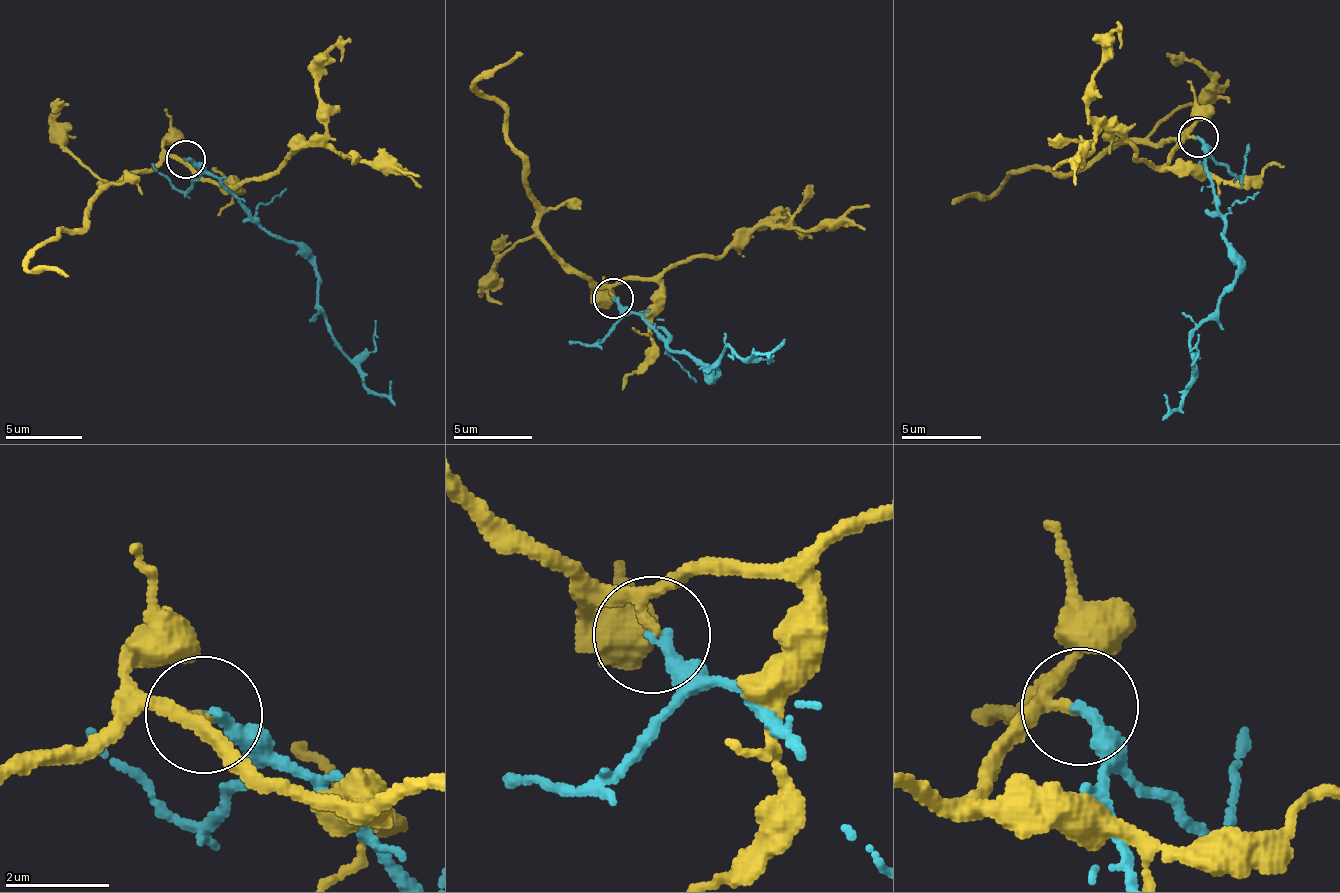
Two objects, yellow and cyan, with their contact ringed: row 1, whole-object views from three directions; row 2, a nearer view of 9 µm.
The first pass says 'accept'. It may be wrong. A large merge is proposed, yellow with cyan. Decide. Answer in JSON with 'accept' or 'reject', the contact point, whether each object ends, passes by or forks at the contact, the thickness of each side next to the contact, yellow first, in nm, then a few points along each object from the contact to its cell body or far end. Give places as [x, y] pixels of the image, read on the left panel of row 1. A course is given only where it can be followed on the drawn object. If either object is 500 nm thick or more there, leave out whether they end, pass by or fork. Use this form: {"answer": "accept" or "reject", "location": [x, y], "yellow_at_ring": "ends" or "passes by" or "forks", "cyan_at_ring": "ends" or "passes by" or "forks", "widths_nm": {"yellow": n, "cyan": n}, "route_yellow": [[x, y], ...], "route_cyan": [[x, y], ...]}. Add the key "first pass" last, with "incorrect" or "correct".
{"answer": "reject", "location": [186, 159], "yellow_at_ring": "passes by", "cyan_at_ring": "ends", "widths_nm": {"yellow": 200, "cyan": 240}, "route_yellow": [[186, 158], [166, 155], [98, 189], [84, 225], [64, 229], [29, 259], [31, 268], [68, 277]], "route_cyan": [[186, 158], [310, 259], [315, 303], [361, 380], [386, 394], [392, 380]], "first pass": "incorrect"}

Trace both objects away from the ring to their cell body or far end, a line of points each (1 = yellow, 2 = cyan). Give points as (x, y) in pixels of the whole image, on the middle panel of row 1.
1: (614, 297), (595, 288), (546, 243), (537, 201), (509, 139), (509, 112), (477, 87), (480, 81), (522, 51)
2: (614, 297), (712, 375), (712, 366), (728, 346), (738, 359), (750, 358), (775, 349), (786, 339)

